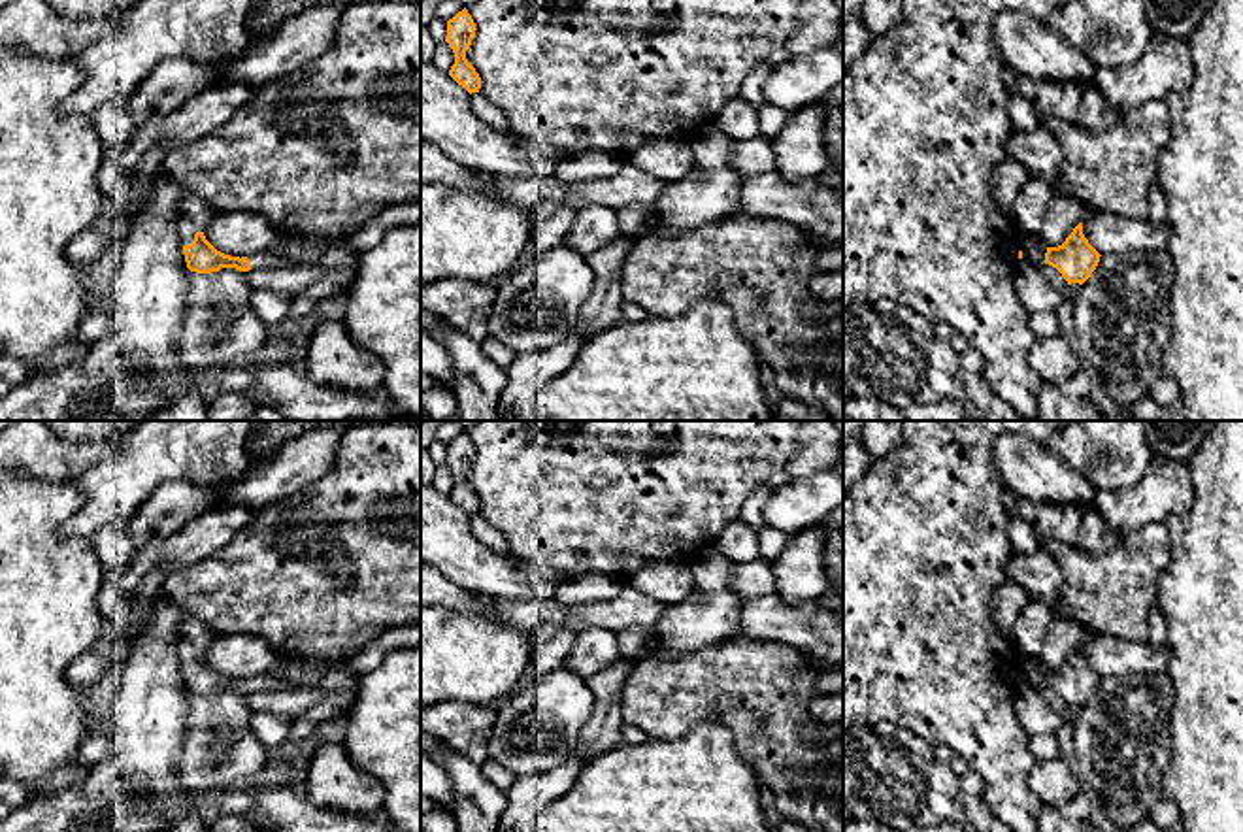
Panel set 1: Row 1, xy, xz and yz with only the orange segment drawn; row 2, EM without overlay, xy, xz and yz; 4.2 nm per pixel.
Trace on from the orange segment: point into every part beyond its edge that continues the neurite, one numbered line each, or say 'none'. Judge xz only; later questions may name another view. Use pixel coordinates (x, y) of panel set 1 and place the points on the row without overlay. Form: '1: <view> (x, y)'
none

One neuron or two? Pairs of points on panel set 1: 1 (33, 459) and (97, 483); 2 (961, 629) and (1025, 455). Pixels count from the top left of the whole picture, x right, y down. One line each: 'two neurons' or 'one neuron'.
1: two neurons
2: two neurons

